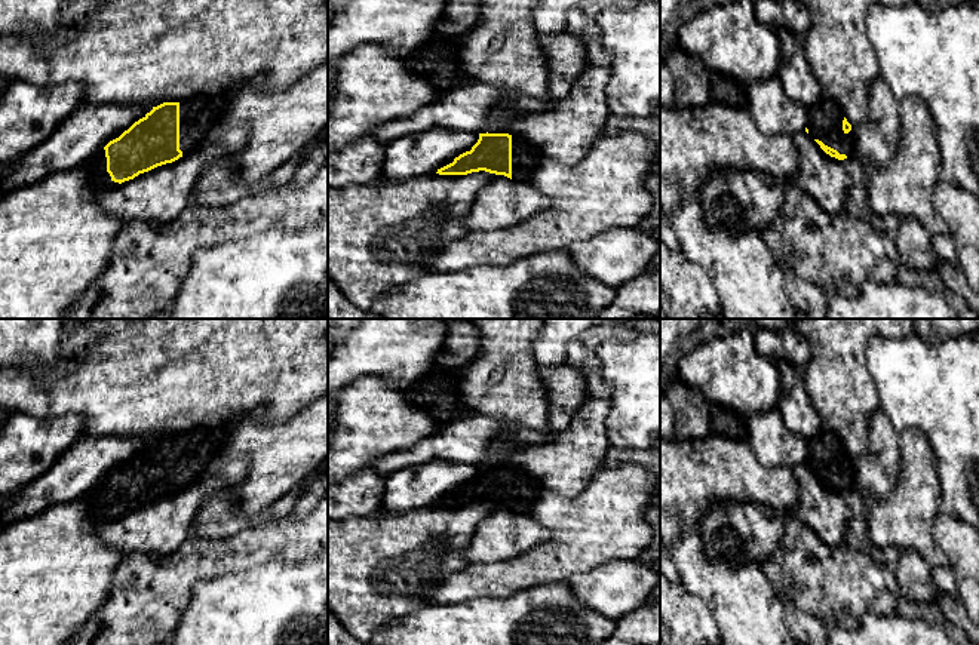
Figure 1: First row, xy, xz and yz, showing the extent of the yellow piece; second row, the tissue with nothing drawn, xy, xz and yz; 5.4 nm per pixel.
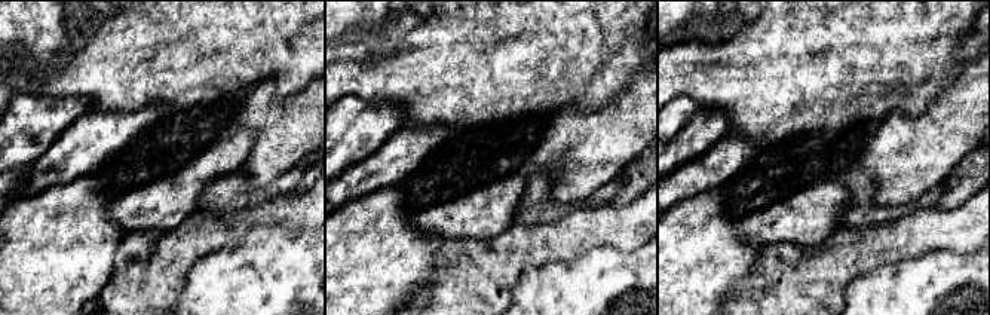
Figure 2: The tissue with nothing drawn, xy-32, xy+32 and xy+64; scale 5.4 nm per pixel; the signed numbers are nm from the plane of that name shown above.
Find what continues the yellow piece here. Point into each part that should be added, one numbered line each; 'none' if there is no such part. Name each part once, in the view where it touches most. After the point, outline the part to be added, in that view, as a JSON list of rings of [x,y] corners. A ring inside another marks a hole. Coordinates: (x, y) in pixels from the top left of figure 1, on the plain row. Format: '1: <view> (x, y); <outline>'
1: xy (198, 450); [[[234,423],[212,429],[196,429],[179,434],[179,482],[182,488],[205,474],[211,463],[225,446]]]
2: xy (97, 497); [[[104,479],[99,480],[88,494],[85,494],[80,500],[89,504],[89,512],[95,520],[95,523],[104,523],[111,519],[119,517],[114,515],[107,504],[107,489]]]

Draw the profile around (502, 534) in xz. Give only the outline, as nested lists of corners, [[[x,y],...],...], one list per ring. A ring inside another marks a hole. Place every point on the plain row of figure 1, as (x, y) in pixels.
[[[494,506],[476,528],[463,558],[469,563],[504,562],[550,537],[552,532],[538,525],[530,513],[513,513]]]

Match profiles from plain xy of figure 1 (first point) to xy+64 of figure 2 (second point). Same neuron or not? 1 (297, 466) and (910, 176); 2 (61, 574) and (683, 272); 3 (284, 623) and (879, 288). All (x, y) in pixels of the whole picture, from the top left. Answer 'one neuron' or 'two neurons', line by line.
1: one neuron
2: one neuron
3: one neuron

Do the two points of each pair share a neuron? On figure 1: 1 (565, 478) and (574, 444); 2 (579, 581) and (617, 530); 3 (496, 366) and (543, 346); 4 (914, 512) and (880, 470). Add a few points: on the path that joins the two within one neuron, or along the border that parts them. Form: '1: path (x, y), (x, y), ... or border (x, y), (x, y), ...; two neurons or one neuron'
1: path (567, 469), (574, 452); one neuron
2: border (617, 559), (588, 571), (571, 573), (564, 580); two neurons
3: border (534, 334), (533, 358), (543, 368); two neurons
4: border (901, 454), (895, 488), (884, 495), (864, 497); two neurons

